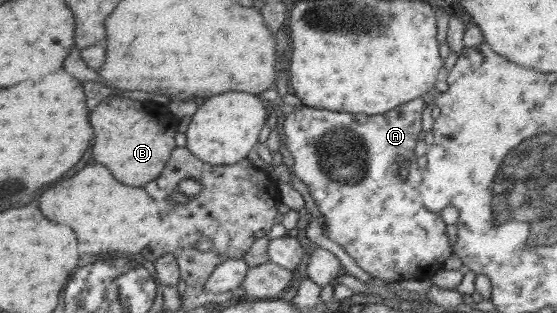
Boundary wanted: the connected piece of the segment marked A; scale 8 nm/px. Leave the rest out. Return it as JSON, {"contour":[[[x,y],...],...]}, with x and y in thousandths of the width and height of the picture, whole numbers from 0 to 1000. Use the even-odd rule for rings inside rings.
{"contour":[[[759,310],[677,367],[612,361],[540,335],[506,367],[503,383],[506,444],[526,498],[524,540],[551,591],[582,693],[582,751],[612,783],[668,888],[688,888],[698,904],[727,891],[774,895],[785,866],[797,859],[799,831],[813,808],[792,687],[763,674],[752,642],[758,546],[750,540],[745,473],[756,431],[756,367],[763,342]],[[724,527],[731,527],[734,550],[727,578],[716,565]]]}

